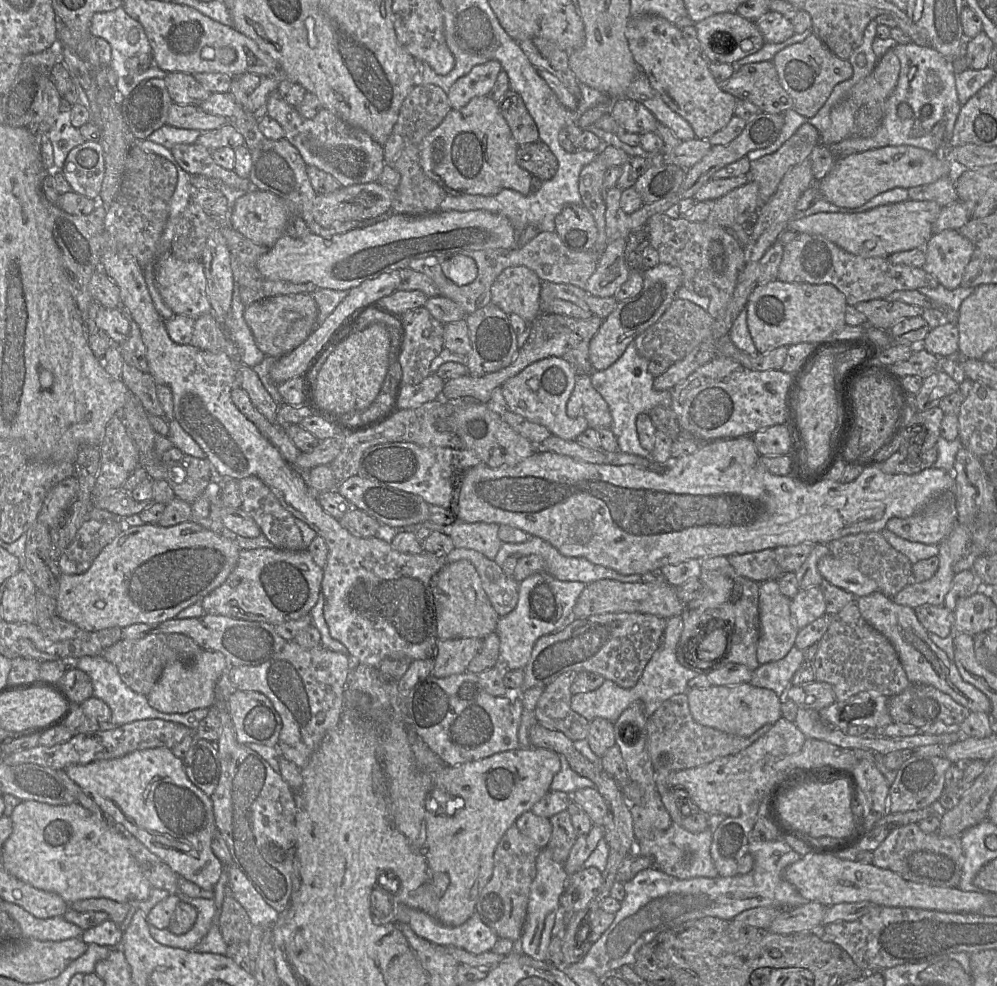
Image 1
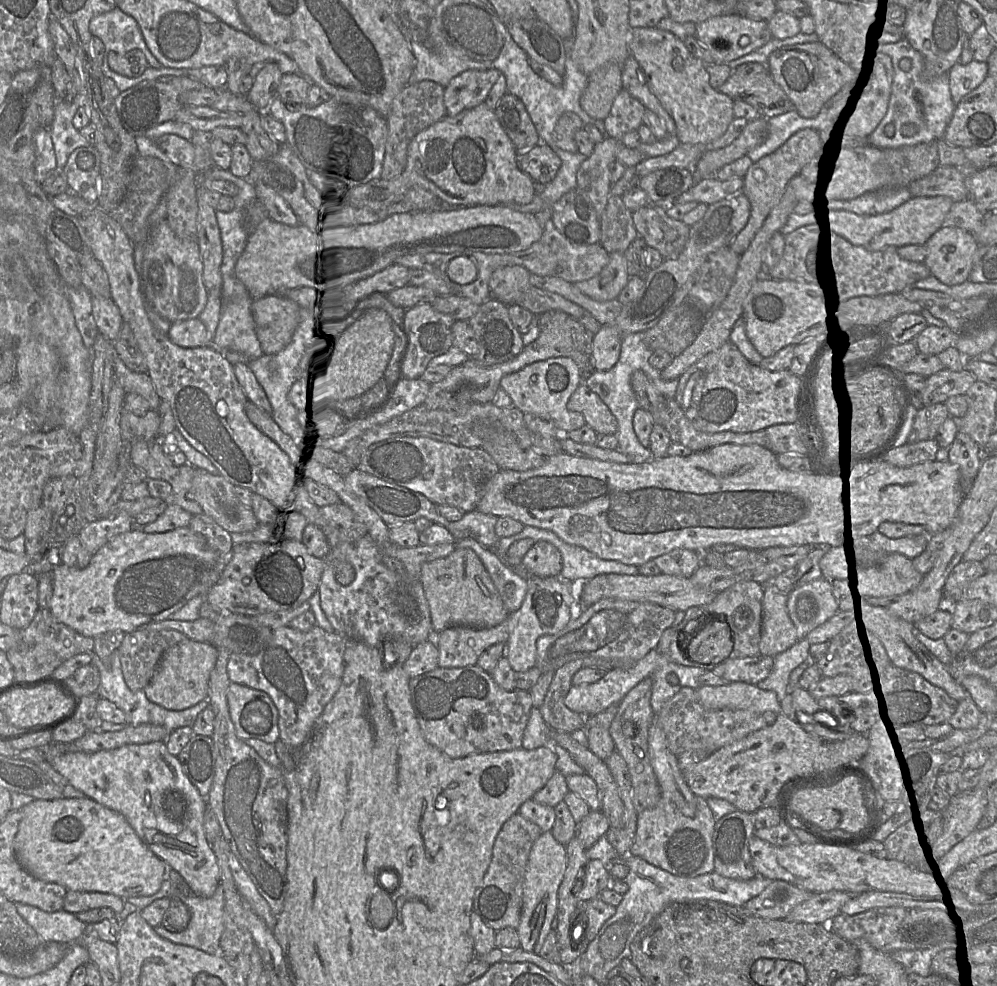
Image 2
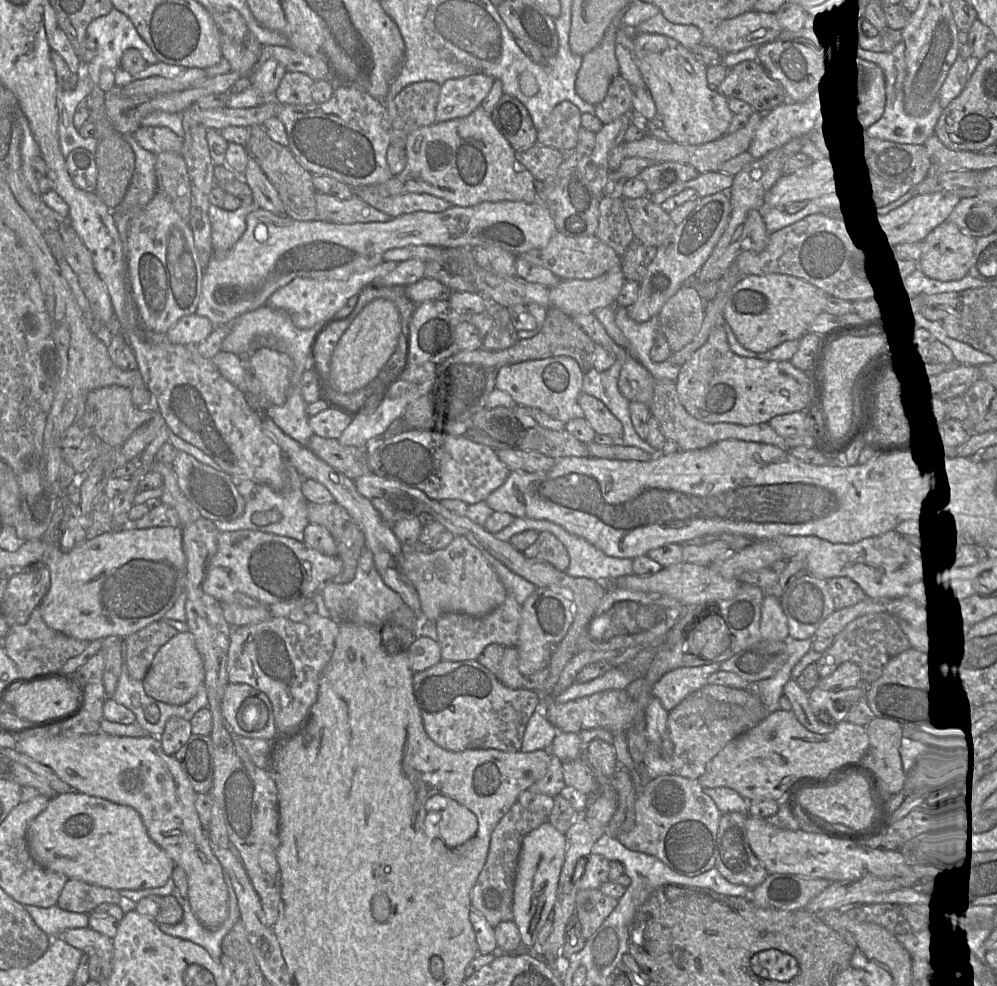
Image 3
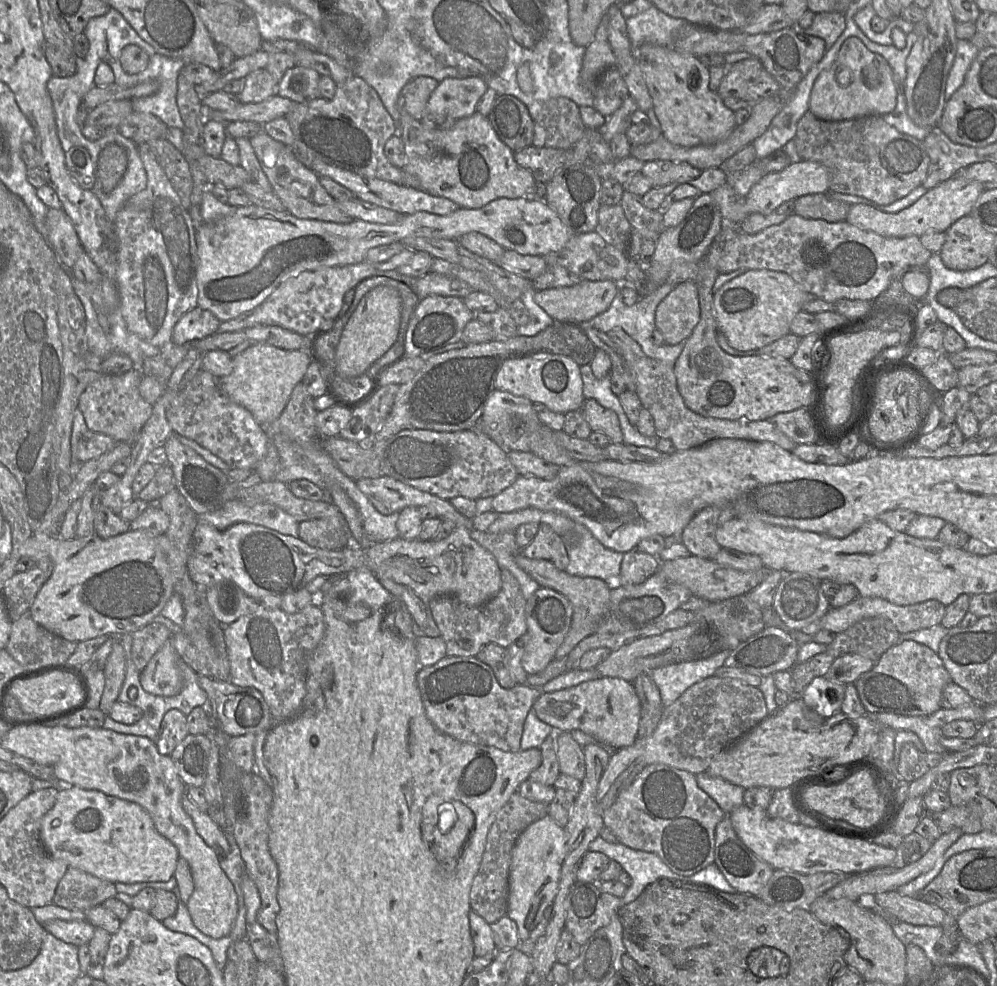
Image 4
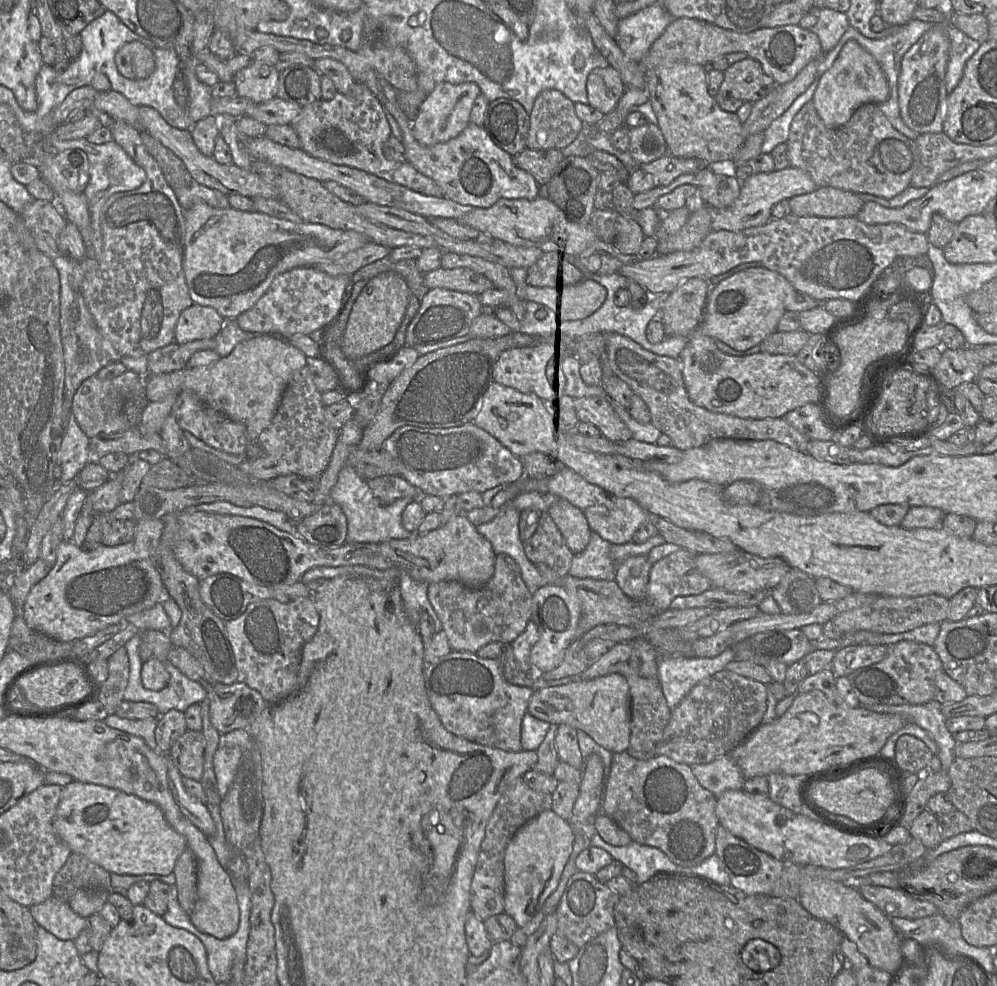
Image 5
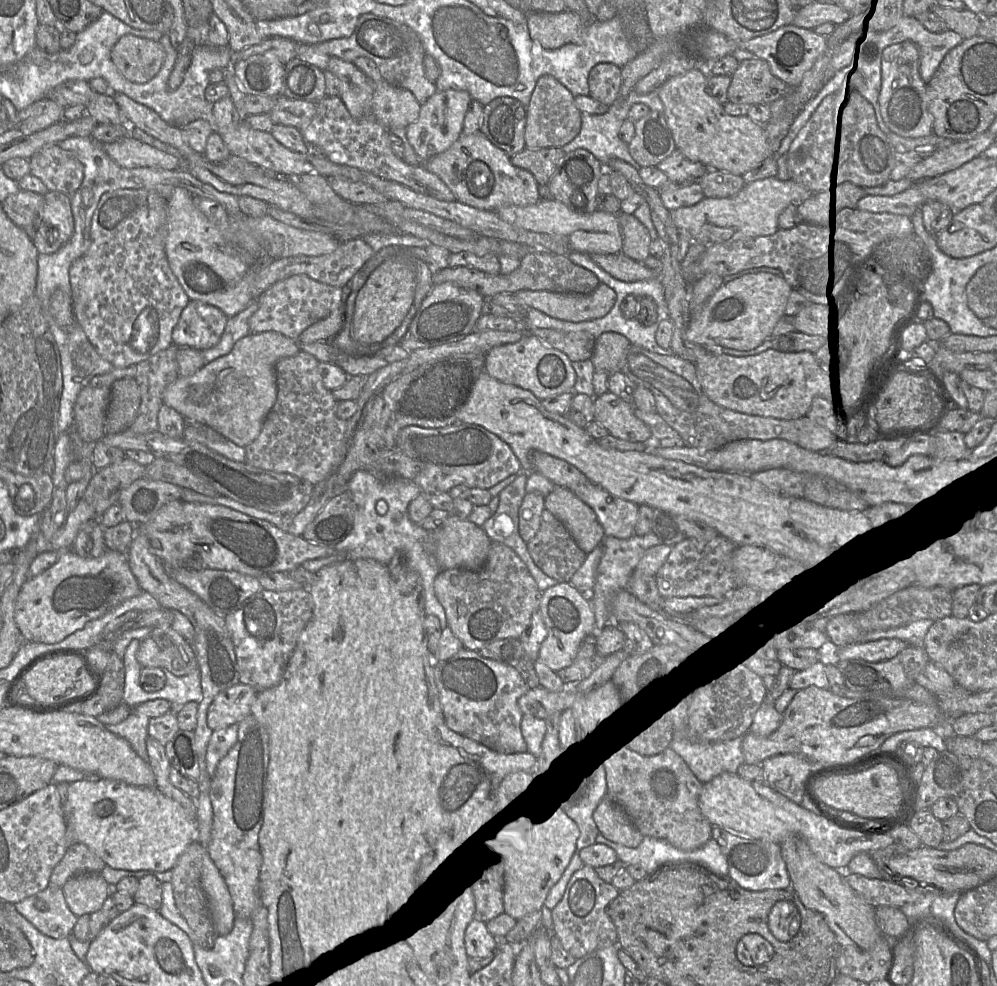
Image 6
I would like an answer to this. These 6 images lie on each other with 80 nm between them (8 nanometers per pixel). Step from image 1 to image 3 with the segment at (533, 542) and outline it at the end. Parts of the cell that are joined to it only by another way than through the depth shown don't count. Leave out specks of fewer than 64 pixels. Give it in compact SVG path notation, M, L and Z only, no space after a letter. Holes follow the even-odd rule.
M515 518L512 524L493 535L500 541L510 543L510 540L513 537L527 530L550 532L564 544L570 555L570 566L567 570L567 574L574 578L588 578L607 584L609 582L615 581L622 576L633 575L632 559L608 556L602 550L595 547L584 538L571 534L562 526L548 520Z

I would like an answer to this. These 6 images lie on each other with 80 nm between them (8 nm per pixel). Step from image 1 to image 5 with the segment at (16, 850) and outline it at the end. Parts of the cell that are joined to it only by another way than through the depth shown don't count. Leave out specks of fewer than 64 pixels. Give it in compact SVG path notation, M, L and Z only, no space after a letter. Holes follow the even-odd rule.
M73 781L62 788L53 827L71 852L85 856L110 874L170 875L178 858L188 847L185 837L169 825L162 810L154 803L117 789L80 781Z

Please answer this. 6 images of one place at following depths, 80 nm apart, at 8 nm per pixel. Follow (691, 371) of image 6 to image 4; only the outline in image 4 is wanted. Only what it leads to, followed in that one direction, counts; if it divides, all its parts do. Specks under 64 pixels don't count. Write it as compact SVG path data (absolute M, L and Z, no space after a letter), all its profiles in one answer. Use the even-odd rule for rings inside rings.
M614 328L606 334L621 351L627 367L634 377L635 393L643 408L653 417L655 436L671 440L676 450L687 450L701 446L710 440L721 438L773 442L790 452L796 447L797 444L769 420L728 420L705 417L693 412L686 407L678 392L673 366L648 357L639 344L621 328Z

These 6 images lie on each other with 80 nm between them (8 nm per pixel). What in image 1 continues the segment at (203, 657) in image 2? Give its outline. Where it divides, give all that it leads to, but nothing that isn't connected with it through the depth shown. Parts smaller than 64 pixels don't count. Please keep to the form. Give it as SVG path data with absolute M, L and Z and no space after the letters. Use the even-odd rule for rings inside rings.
M204 649L192 661L175 661L167 665L147 695L150 706L166 714L187 713L195 709L213 706L216 701L216 685L229 668L223 653Z

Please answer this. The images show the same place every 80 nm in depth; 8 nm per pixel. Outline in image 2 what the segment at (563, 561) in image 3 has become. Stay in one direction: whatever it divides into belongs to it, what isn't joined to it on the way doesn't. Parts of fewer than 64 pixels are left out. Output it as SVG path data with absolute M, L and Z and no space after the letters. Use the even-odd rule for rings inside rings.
M538 541L522 559L522 564L536 577L560 577L563 559L560 551L551 543Z

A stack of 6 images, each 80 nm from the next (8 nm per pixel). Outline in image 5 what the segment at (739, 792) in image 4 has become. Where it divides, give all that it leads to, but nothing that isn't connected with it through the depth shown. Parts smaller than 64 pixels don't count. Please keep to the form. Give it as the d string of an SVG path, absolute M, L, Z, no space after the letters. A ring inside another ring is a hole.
M728 754L707 764L693 764L690 769L699 784L718 797L727 790L743 789L744 777Z

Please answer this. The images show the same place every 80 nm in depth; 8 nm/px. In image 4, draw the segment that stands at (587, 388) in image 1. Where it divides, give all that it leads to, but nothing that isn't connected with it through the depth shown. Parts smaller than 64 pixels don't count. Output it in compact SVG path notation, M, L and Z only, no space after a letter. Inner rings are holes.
M585 399L582 410L592 431L606 435L613 443L624 442L618 415L613 410L602 406L595 399Z

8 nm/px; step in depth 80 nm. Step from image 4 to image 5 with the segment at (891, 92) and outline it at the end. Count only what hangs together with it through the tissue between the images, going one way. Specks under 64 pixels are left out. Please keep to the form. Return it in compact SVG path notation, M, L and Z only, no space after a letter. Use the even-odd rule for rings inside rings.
M849 40L843 45L833 65L820 76L812 102L824 125L834 129L844 125L860 106L881 104L889 96L890 88L878 61L858 42Z

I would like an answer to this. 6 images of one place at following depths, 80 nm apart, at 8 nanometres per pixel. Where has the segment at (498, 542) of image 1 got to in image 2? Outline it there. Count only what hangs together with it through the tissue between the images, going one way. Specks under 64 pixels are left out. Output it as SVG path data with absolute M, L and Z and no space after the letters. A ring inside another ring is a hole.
M478 510L464 514L461 520L447 523L445 528L456 540L474 539L483 547L496 549L499 537L495 533L495 524L498 518Z

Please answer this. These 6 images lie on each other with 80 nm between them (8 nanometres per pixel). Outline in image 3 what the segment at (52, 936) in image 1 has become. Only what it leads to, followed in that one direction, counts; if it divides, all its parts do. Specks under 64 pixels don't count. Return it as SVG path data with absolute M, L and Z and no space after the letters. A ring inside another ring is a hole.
M24 906L34 923L49 937L59 937L67 929L88 927L88 914L73 913L57 906L39 908Z

